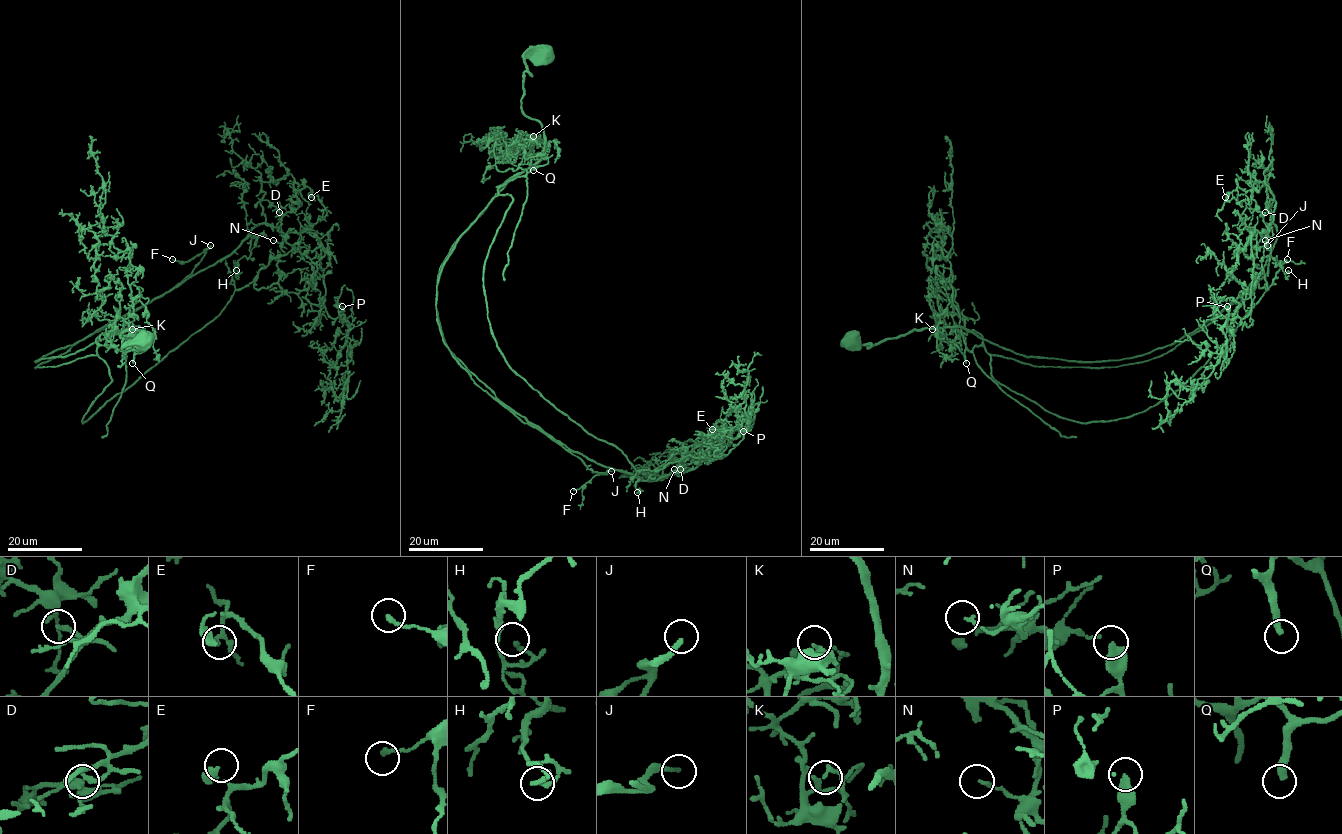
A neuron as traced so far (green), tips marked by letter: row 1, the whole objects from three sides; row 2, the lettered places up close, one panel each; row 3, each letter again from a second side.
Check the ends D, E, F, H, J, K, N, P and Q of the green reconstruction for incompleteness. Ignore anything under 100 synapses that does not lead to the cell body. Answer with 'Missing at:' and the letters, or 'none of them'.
Missing at: J, Q

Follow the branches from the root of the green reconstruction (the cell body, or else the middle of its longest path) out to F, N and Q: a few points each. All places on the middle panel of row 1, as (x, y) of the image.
F: (545, 55), (525, 58), (521, 99), (544, 153), (454, 243), (436, 310), (500, 400), (605, 474), (573, 491)
N: (545, 55), (525, 58), (521, 99), (544, 153), (442, 264), (441, 335), (571, 450), (645, 480), (674, 469)
Q: (545, 55), (546, 50), (532, 50), (525, 58), (521, 109), (540, 122), (545, 140), (533, 170)

